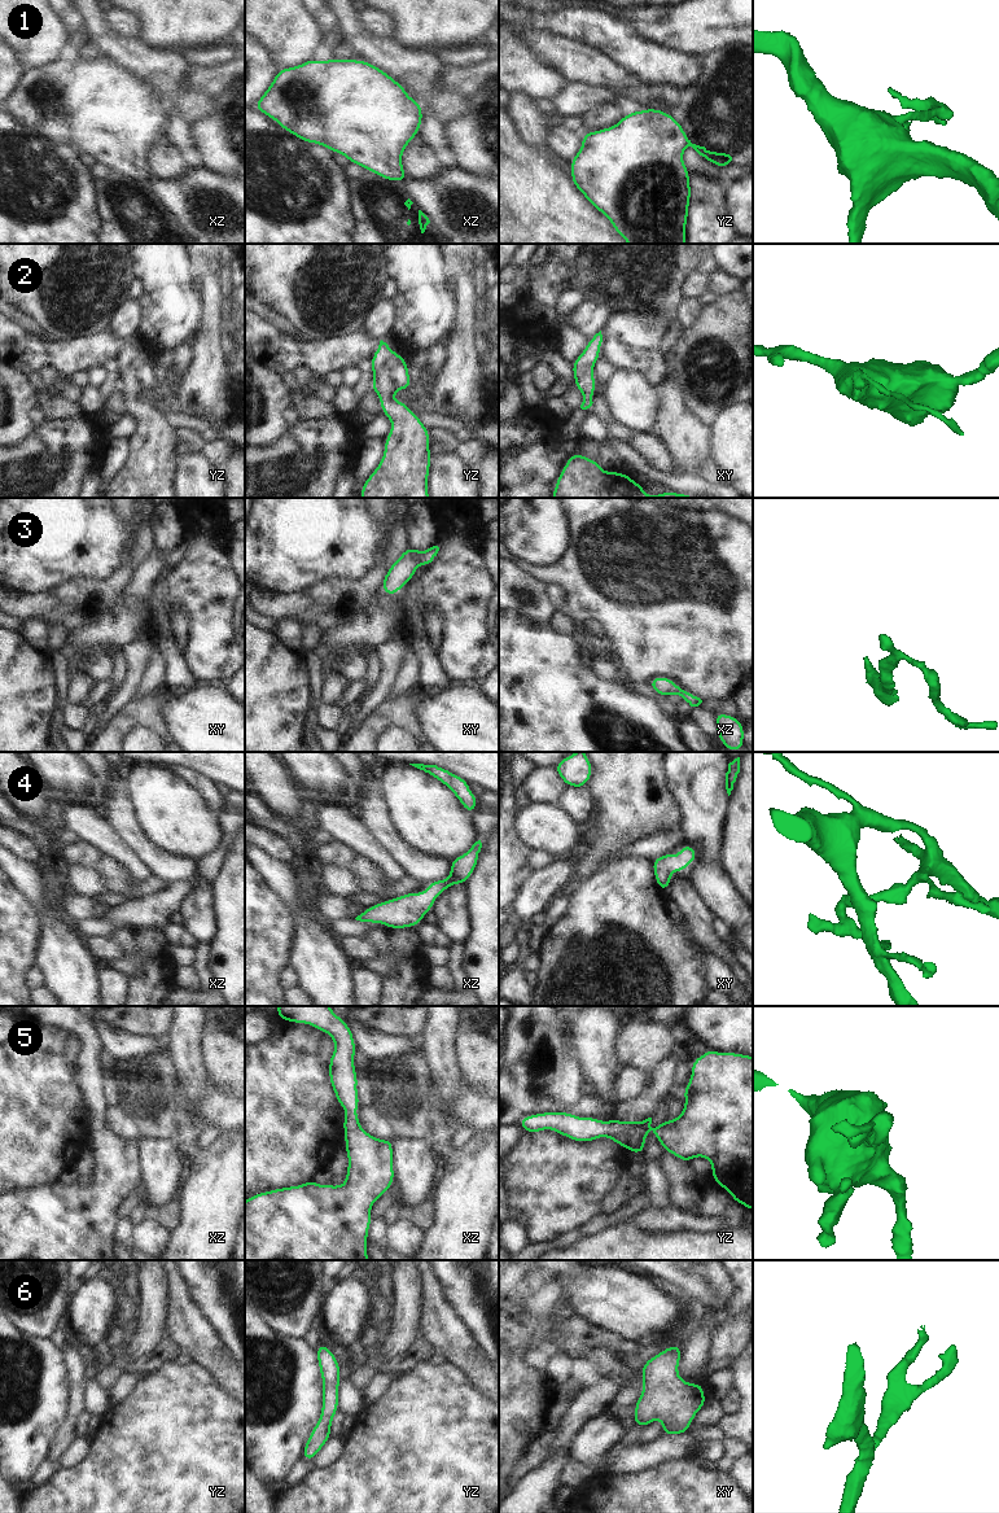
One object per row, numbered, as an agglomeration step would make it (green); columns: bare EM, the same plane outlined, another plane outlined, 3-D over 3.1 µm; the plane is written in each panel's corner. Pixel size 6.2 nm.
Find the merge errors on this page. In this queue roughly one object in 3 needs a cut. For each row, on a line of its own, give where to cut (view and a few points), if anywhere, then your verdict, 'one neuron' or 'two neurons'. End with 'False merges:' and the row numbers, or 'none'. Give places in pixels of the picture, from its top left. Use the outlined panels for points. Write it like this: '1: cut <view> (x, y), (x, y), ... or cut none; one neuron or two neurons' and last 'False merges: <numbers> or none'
1: cut yz (687, 138), (686, 145); two neurons
2: cut none; one neuron
3: cut none; one neuron
4: cut none; one neuron
5: cut none; one neuron
6: cut none; one neuron
False merges: 1

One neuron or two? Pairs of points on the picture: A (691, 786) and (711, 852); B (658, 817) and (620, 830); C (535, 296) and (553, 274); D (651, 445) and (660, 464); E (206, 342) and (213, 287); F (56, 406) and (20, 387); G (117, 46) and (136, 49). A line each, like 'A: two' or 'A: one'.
A: one
B: one
C: one
D: one
E: one
F: two
G: one

